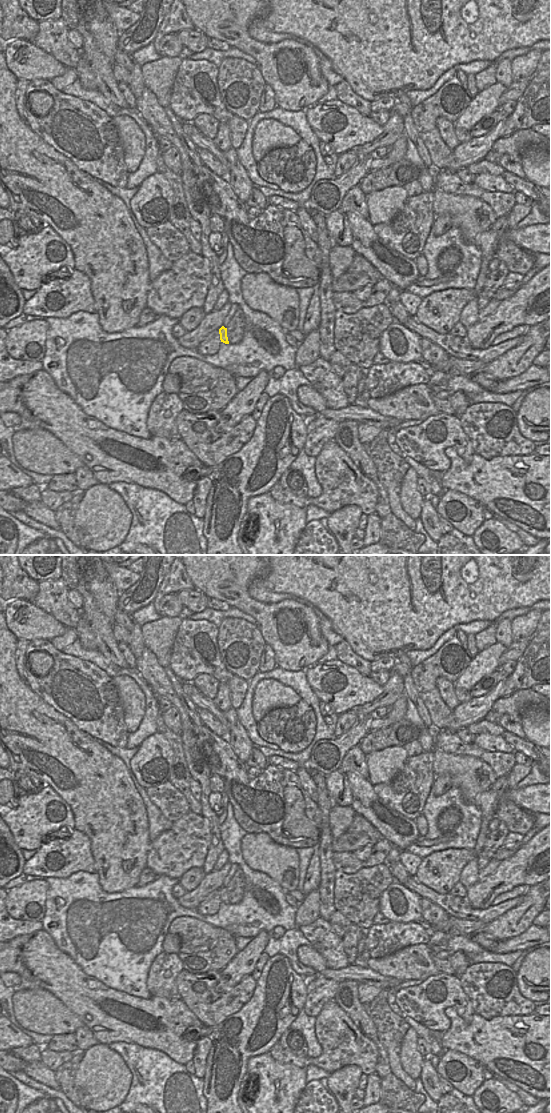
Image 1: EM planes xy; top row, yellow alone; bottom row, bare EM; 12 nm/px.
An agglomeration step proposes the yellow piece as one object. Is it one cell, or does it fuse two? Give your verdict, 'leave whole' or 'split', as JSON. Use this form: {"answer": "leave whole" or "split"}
{"answer": "leave whole"}

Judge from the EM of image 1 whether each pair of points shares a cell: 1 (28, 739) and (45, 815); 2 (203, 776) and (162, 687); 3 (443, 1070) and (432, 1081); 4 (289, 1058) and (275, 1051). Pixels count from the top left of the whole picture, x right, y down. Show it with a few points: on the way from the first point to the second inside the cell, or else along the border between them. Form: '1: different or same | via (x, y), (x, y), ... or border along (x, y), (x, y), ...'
1: different | border along (46, 784), (64, 800)
2: same | via (191, 756), (188, 748), (187, 723), (182, 710)
3: different | border along (435, 1068), (439, 1076)
4: same | via (286, 1057), (278, 1053)

